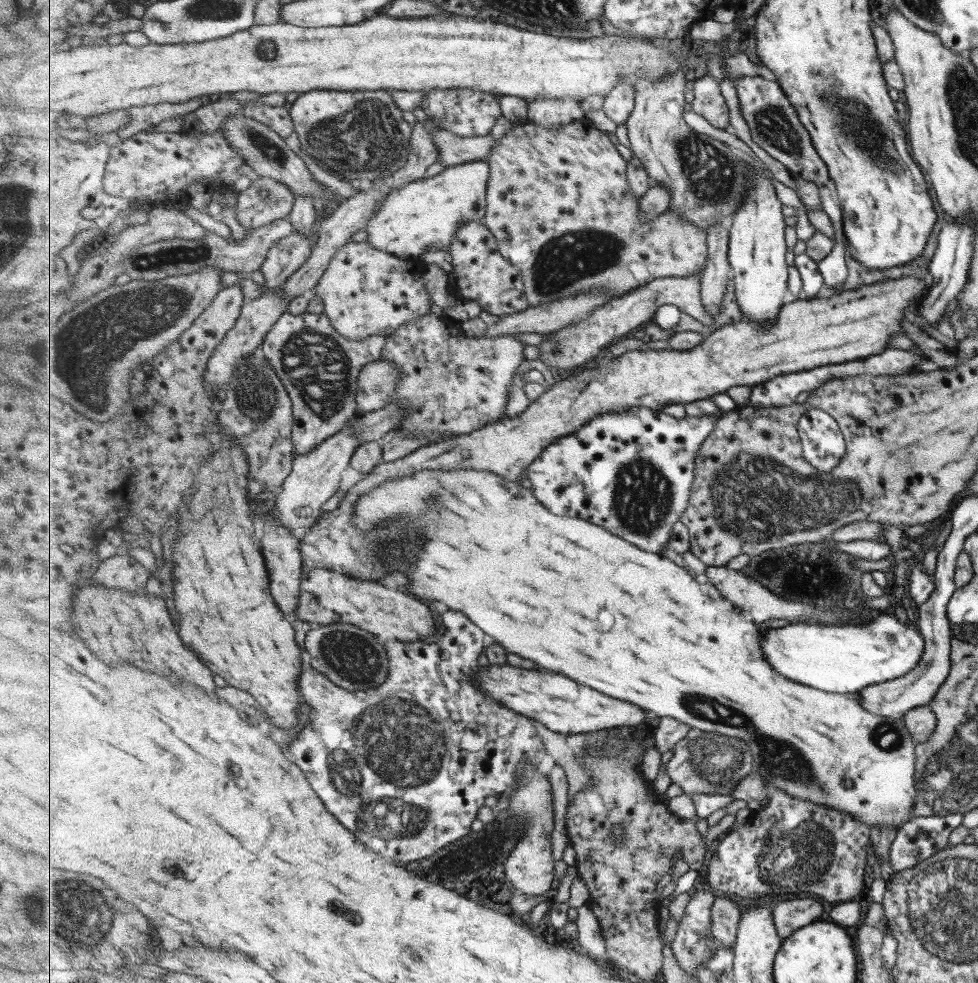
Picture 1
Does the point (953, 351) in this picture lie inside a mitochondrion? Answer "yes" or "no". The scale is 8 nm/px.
no

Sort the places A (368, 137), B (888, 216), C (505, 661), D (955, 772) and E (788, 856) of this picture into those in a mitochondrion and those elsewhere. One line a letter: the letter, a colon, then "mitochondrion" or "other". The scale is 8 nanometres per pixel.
A: mitochondrion
B: other
C: other
D: mitochondrion
E: mitochondrion

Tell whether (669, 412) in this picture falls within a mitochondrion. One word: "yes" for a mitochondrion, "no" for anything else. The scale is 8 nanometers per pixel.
no

